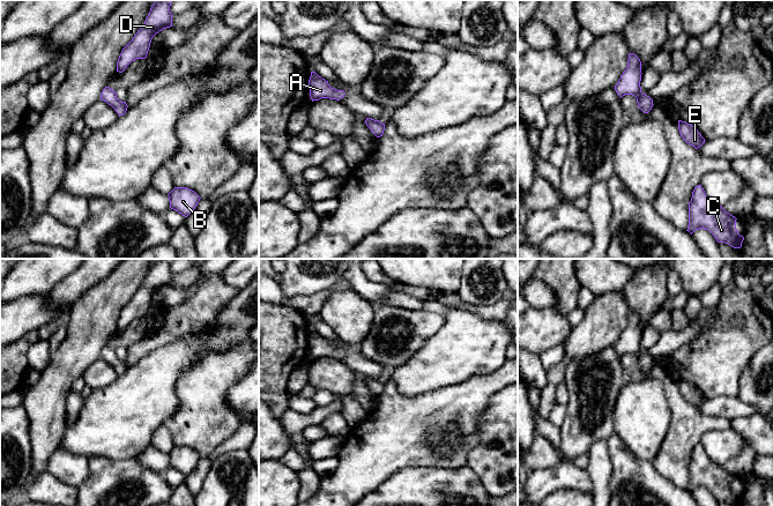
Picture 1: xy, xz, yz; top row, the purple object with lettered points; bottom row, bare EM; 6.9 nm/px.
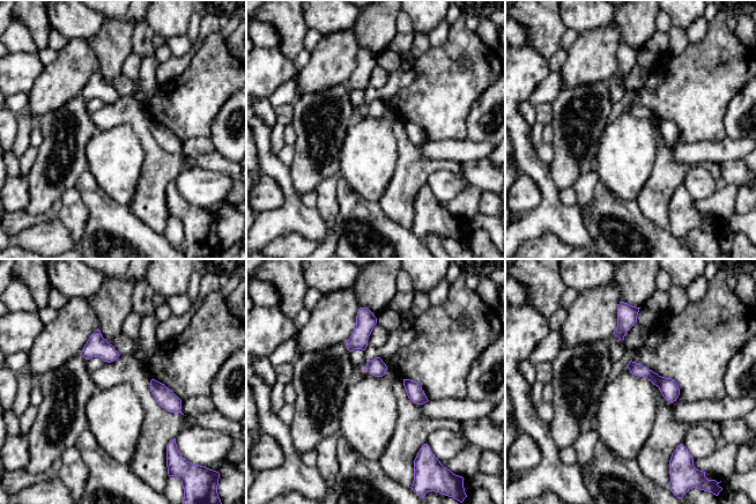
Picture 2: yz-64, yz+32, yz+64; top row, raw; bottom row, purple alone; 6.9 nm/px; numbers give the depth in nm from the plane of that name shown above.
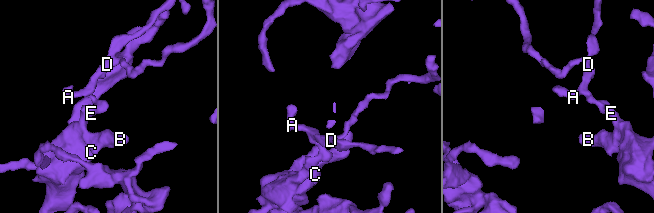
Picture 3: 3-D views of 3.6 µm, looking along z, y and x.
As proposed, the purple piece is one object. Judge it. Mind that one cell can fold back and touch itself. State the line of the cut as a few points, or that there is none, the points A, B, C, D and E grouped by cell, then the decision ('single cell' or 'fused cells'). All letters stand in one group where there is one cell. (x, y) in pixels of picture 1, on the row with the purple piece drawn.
no cut; A B C D E; single cell

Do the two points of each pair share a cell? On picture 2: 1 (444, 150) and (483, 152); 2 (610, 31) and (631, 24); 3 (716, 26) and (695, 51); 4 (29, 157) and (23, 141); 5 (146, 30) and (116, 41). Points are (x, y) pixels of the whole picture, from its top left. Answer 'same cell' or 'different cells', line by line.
1: same cell
2: different cells
3: same cell
4: different cells
5: different cells

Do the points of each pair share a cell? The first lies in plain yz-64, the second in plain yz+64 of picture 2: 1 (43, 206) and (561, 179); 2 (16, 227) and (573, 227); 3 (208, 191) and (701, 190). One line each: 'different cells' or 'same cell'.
1: same cell
2: same cell
3: same cell

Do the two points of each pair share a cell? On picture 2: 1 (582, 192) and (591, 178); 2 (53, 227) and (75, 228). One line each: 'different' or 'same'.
1: same
2: different

